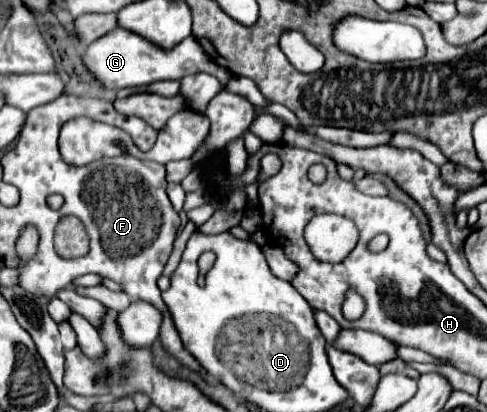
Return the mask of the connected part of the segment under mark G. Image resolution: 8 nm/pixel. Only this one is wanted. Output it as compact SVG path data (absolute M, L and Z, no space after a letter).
M124 28L112 30L104 36L100 36L96 42L92 42L86 52L82 54L82 62L88 68L88 72L108 90L122 90L132 86L148 86L152 82L160 80L180 80L188 74L196 72L208 72L218 78L224 78L224 72L210 72L210 58L202 50L202 46L194 40L194 36L188 36L172 50L162 50L154 46L152 42L140 38L134 32L128 32Z

